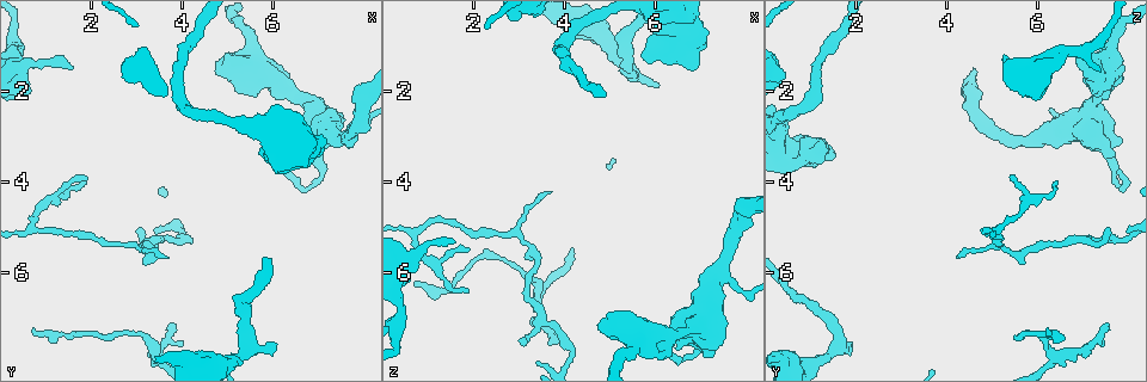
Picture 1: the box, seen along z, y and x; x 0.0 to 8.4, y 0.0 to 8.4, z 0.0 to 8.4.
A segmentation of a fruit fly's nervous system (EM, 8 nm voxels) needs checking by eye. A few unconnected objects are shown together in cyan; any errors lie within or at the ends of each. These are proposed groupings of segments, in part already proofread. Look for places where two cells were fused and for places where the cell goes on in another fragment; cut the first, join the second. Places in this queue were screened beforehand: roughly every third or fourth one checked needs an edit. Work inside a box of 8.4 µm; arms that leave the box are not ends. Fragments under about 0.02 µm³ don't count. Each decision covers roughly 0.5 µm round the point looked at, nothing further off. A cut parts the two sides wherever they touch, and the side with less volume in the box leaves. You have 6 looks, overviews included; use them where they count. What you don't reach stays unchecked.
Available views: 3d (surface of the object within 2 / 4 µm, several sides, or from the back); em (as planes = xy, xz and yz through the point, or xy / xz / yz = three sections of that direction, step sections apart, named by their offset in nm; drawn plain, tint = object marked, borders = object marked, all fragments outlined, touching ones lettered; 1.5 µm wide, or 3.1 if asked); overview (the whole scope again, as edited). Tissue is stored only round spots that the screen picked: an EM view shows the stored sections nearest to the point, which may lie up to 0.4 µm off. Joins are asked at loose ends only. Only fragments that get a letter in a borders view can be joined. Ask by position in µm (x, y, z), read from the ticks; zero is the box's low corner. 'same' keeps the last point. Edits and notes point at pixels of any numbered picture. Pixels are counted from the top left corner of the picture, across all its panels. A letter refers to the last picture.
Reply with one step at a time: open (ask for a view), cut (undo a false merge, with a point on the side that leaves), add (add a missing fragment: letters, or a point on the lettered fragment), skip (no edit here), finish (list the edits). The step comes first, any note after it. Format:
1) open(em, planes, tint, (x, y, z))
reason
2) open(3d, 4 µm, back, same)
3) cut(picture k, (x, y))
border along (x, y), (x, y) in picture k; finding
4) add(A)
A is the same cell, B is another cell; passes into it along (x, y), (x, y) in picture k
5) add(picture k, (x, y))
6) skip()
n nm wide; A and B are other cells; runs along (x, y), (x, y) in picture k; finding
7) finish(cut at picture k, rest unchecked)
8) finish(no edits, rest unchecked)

open(3d, 4 µm, (7.60, 3.00, 6.15))
three-way junction

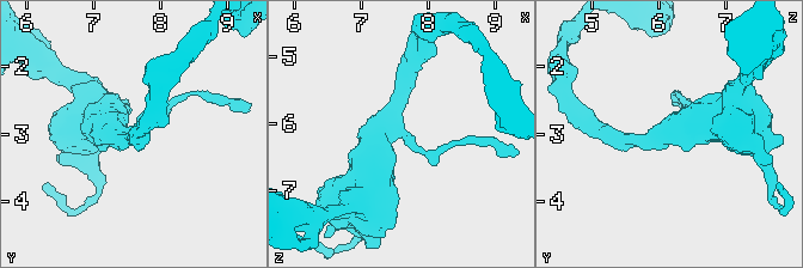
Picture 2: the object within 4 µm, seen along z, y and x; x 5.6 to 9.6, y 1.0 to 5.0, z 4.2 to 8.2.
open(em, xz, step 8, tint, same)
now the EM

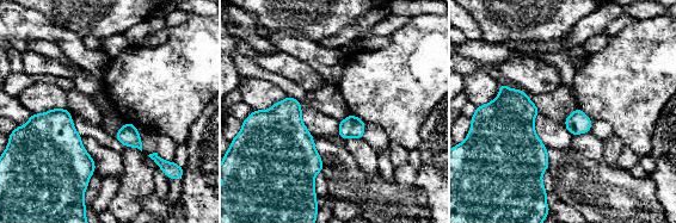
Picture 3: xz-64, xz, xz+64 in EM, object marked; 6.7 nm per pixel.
open(em, planes, borders, same)

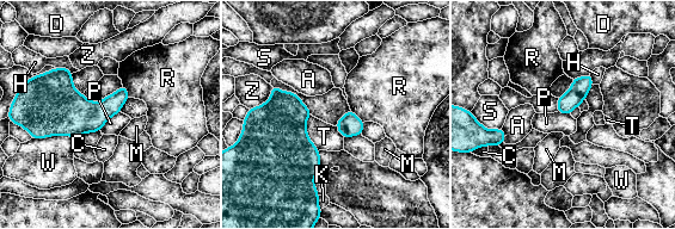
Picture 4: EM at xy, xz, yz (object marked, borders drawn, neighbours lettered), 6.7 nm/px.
skip()
80 nm wide; A, C, D, H, K, M, P, R, S, T, W and Z are other cells; one cell here

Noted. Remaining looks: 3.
open(em, xy, step 4, borders, (6.10, 7.65, 1.95))
branch stops here

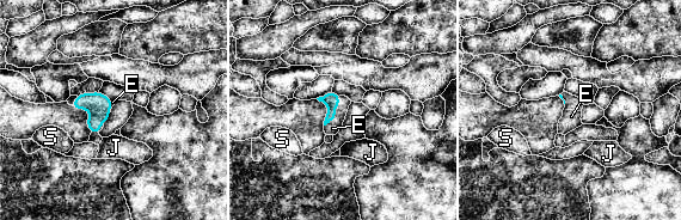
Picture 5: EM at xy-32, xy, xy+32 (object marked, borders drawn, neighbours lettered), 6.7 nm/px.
add(E)
E is the same cell, J and S are other cells; passes into it along (331, 99), (335, 112), (332, 128) in picture 5; it goes on there

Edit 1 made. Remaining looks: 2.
finish(add at picture 5, rest unchecked)

